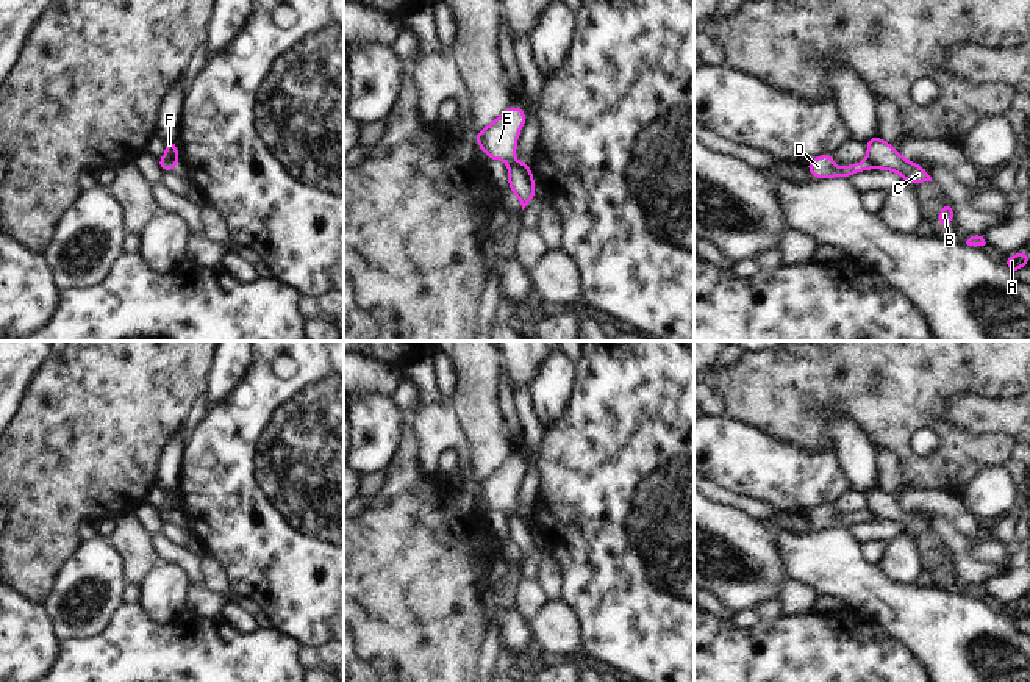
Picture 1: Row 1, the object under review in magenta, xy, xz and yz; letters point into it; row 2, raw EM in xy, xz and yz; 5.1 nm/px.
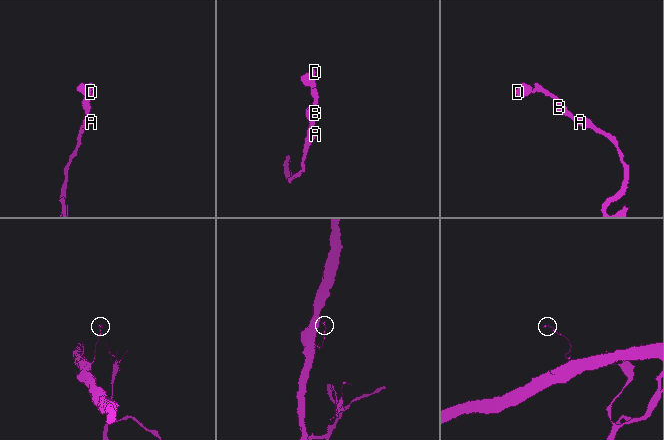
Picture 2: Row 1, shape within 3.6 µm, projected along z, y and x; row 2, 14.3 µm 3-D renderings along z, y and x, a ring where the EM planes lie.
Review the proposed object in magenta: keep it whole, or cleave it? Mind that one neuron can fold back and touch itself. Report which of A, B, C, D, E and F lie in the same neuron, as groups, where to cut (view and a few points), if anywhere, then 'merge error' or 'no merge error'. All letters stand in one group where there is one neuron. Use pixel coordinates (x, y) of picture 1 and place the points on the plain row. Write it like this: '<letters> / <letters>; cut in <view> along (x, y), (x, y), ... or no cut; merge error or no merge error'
A B C F / D E; cut in xz along (525, 513), (511, 513), (508, 516); merge error

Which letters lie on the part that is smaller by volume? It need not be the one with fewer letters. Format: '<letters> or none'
D, E

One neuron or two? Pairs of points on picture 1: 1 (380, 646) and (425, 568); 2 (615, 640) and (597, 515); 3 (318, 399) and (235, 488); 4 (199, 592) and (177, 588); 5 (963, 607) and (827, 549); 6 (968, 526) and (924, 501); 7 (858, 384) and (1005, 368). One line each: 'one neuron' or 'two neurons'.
1: one neuron
2: one neuron
3: one neuron
4: two neurons
5: one neuron
6: one neuron
7: one neuron

